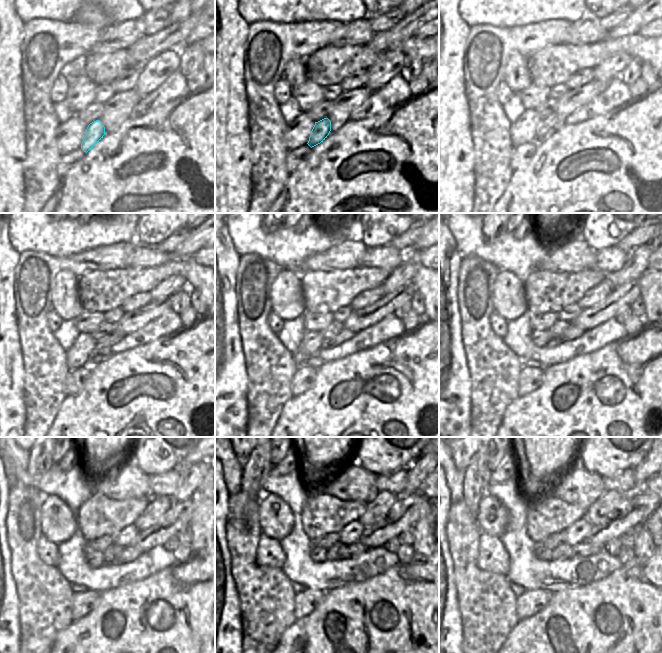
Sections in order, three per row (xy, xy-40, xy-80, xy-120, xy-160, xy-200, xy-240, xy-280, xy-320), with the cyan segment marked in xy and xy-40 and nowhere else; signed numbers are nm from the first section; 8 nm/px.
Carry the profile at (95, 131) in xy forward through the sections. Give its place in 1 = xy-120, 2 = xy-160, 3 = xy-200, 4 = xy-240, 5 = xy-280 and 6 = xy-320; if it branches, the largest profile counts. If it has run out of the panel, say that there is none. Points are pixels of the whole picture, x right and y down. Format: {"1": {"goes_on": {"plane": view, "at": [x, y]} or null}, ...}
{"1": {"goes_on": {"plane": "xy-120", "at": [102, 349]}}, "2": {"goes_on": {"plane": "xy-160", "at": [345, 334]}}, "3": {"goes_on": {"plane": "xy-200", "at": [572, 332]}}, "4": {"goes_on": {"plane": "xy-240", "at": [130, 553]}}, "5": {"goes_on": {"plane": "xy-280", "at": [353, 551]}}, "6": {"goes_on": {"plane": "xy-320", "at": [583, 549]}}}

